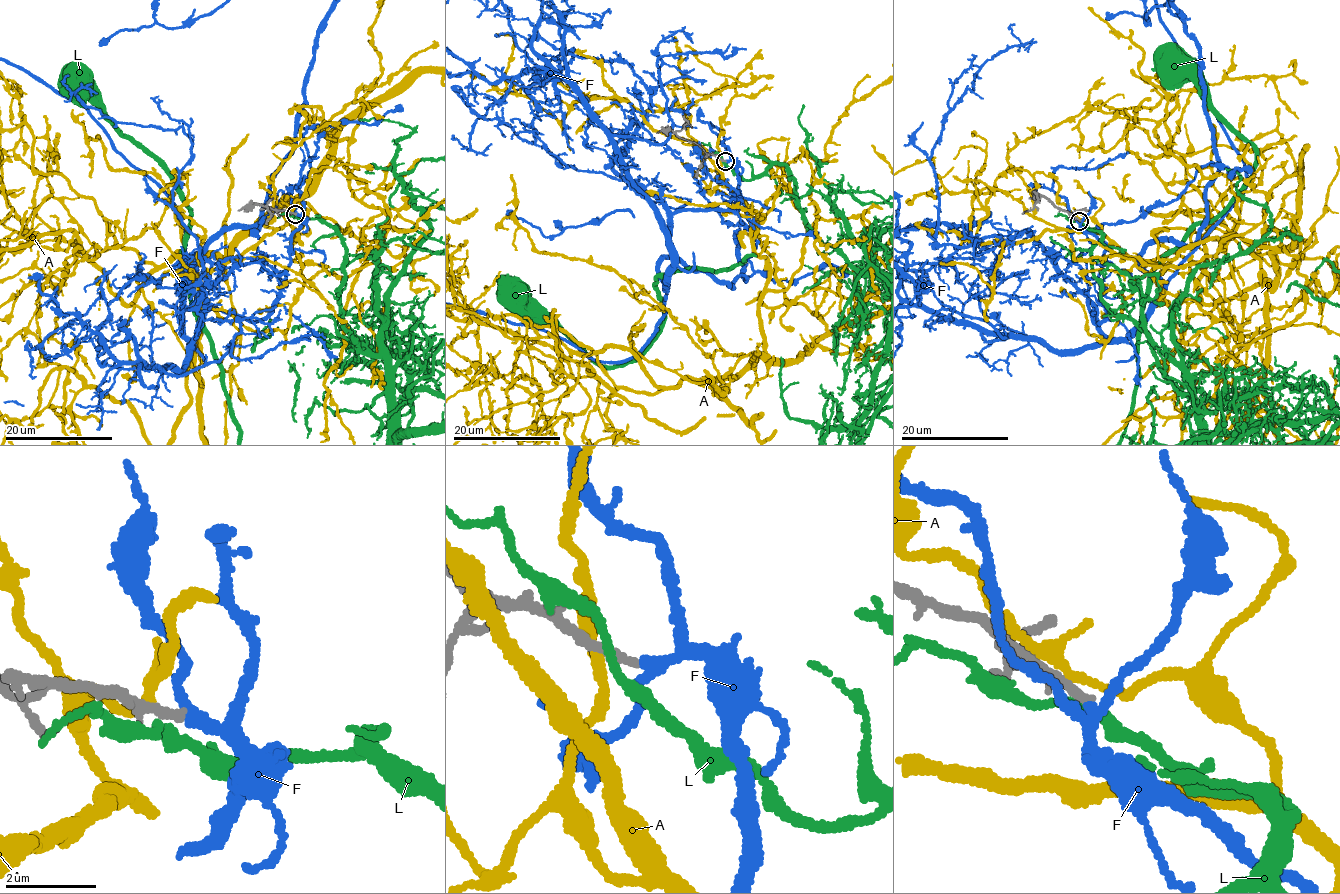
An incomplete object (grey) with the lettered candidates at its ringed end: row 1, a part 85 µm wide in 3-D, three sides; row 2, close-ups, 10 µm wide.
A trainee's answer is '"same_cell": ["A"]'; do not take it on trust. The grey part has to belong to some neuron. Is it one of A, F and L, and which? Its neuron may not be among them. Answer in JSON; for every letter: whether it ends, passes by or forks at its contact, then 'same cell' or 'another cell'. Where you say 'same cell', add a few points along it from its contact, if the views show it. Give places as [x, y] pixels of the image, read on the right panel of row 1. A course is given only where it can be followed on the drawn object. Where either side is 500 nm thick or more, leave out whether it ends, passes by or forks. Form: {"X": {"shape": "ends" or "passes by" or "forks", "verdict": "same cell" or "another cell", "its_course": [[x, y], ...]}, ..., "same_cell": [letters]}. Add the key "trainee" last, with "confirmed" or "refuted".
{"A": {"shape": "forks", "verdict": "another cell"}, "F": {"shape": "forks", "verdict": "same cell", "its_course": [[1079, 221], [1106, 246], [1100, 322], [1088, 306], [1103, 333], [1126, 338], [1247, 181], [1162, 24]]}, "L": {"shape": "passes by", "verdict": "another cell"}, "same_cell": ["F"], "trainee": "refuted"}

